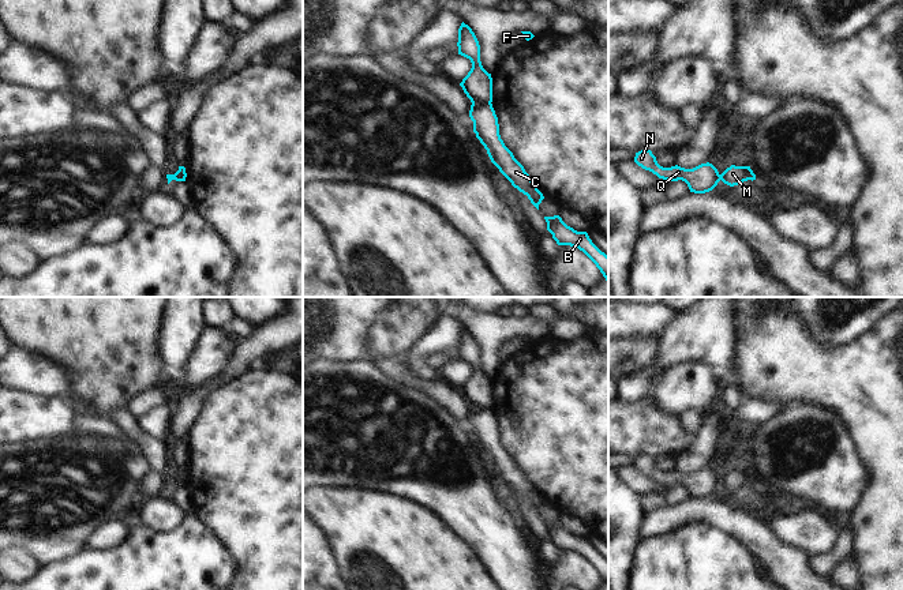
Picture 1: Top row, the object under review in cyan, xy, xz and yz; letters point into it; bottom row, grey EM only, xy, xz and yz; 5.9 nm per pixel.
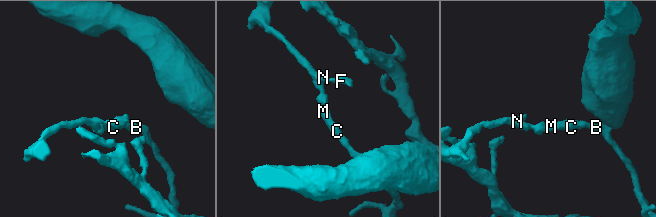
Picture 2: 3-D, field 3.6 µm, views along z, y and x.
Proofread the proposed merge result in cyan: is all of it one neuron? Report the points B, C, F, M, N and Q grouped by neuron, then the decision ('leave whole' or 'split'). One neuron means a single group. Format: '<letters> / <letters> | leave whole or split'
B C M / F N Q | split

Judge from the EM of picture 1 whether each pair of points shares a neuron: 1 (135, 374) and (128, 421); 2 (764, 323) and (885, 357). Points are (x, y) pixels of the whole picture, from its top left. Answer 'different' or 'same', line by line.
1: different
2: same

